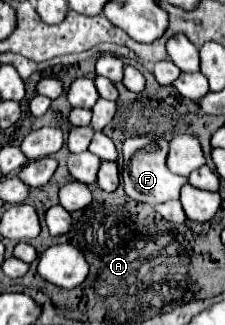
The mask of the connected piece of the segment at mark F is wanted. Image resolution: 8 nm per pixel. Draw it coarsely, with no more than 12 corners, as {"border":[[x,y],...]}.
{"border":[[166,139],[124,141],[122,181],[130,199],[158,205],[188,179],[166,167]]}

